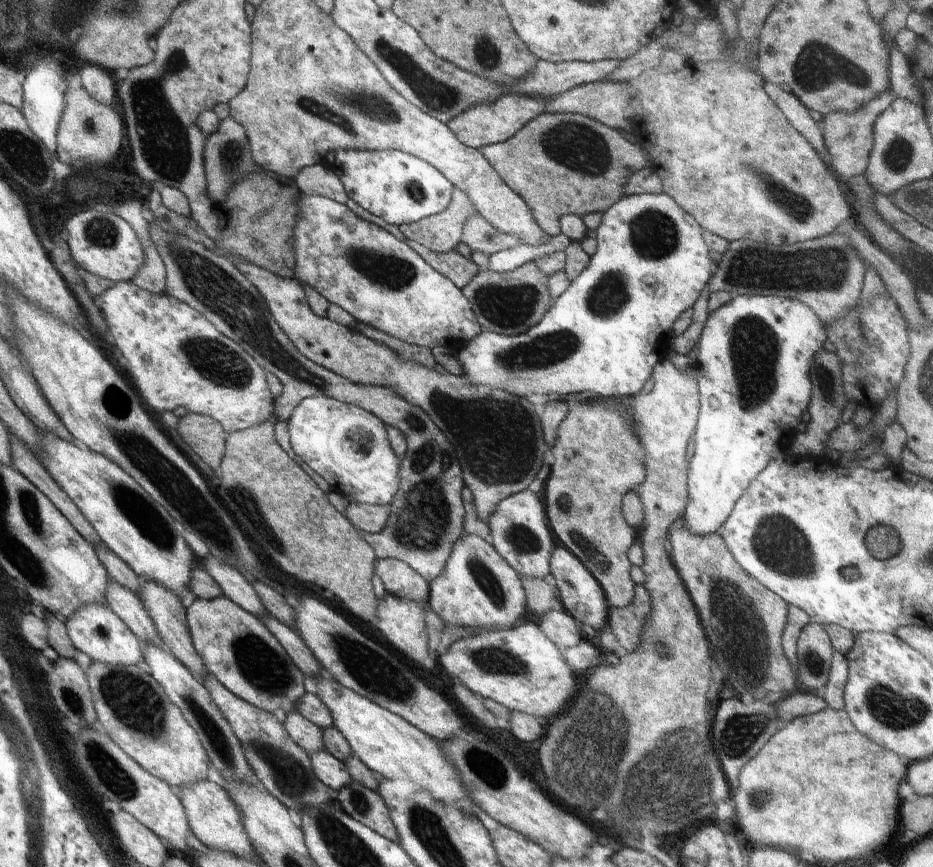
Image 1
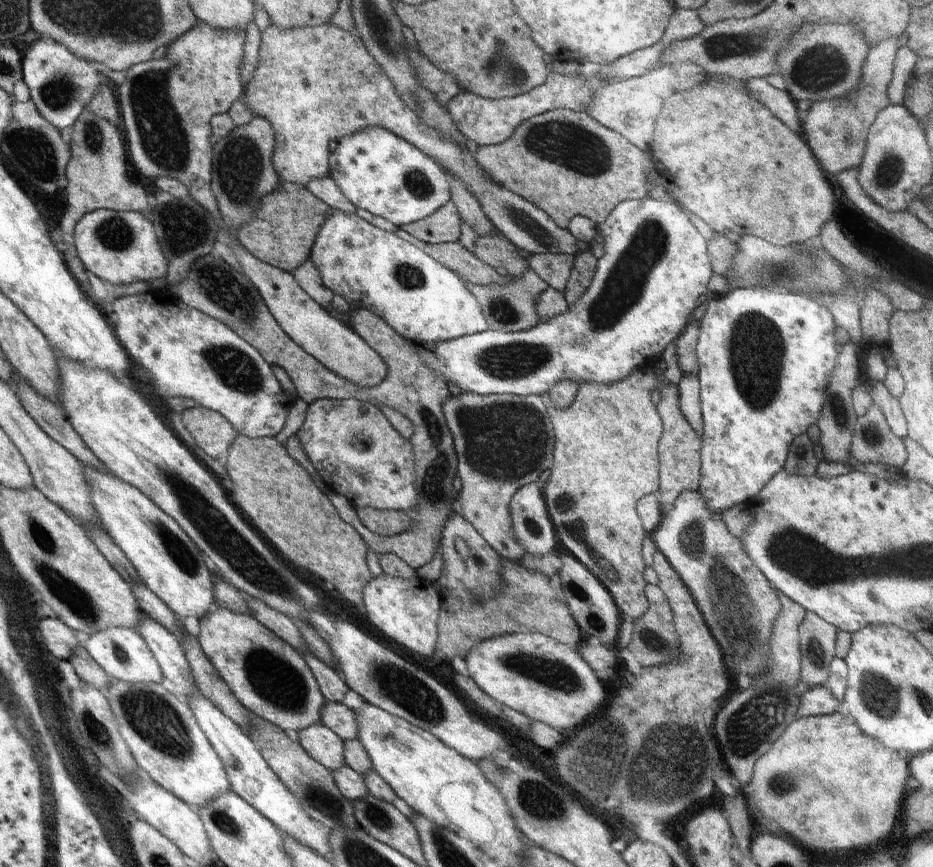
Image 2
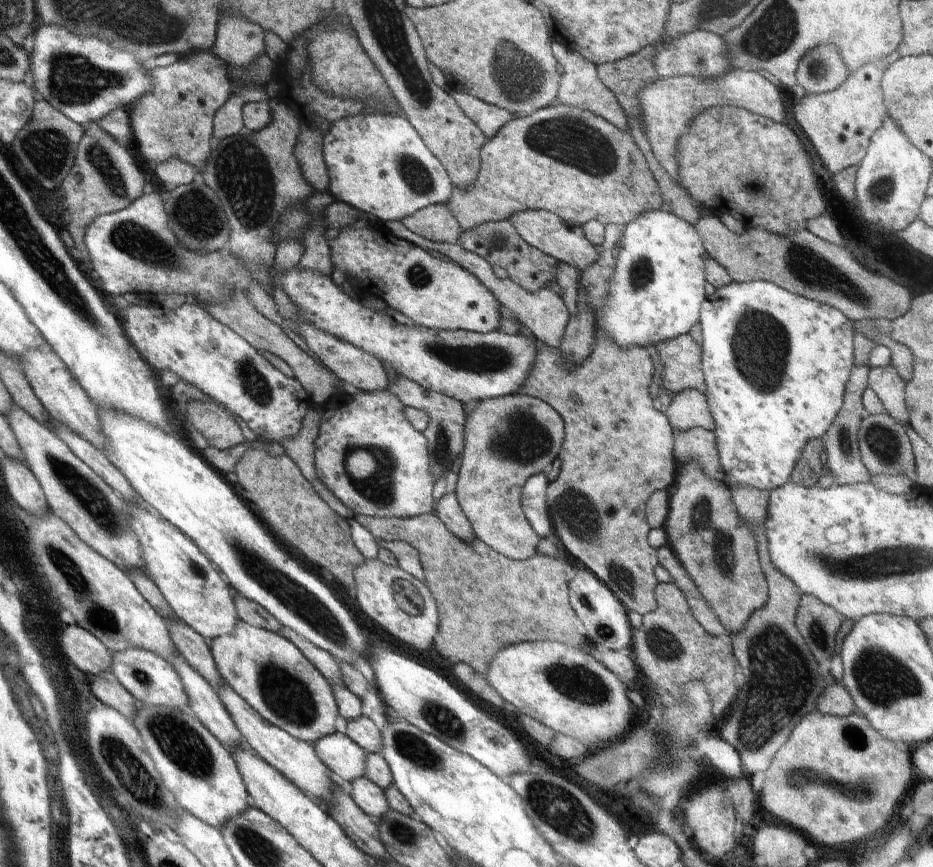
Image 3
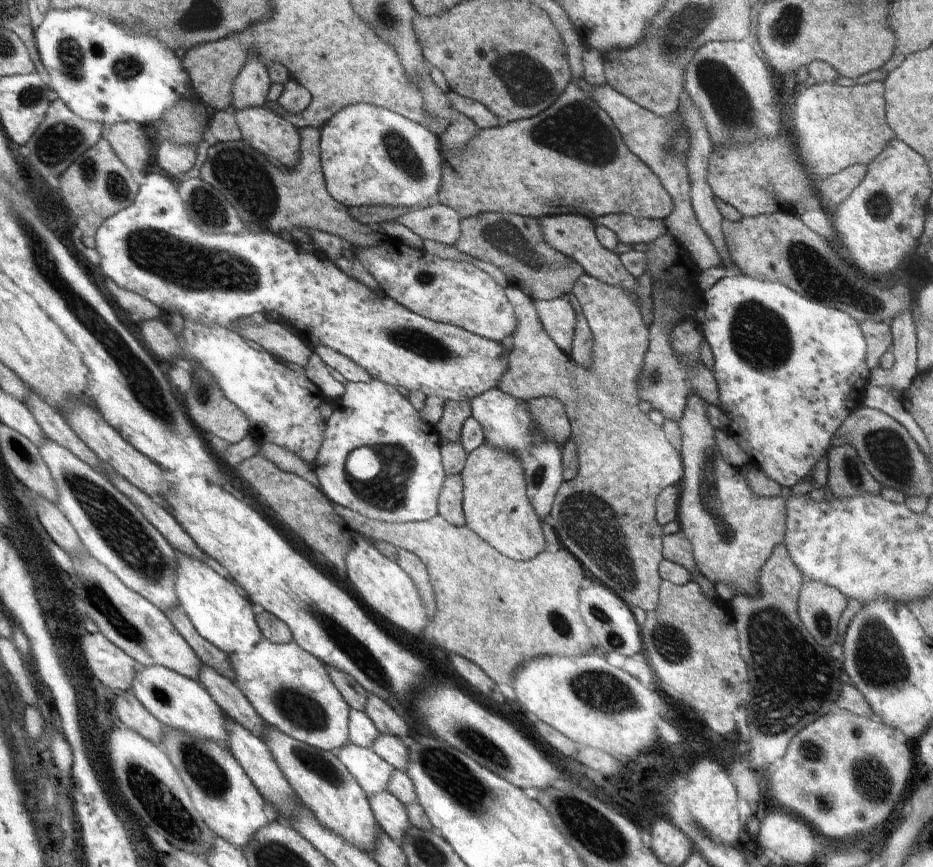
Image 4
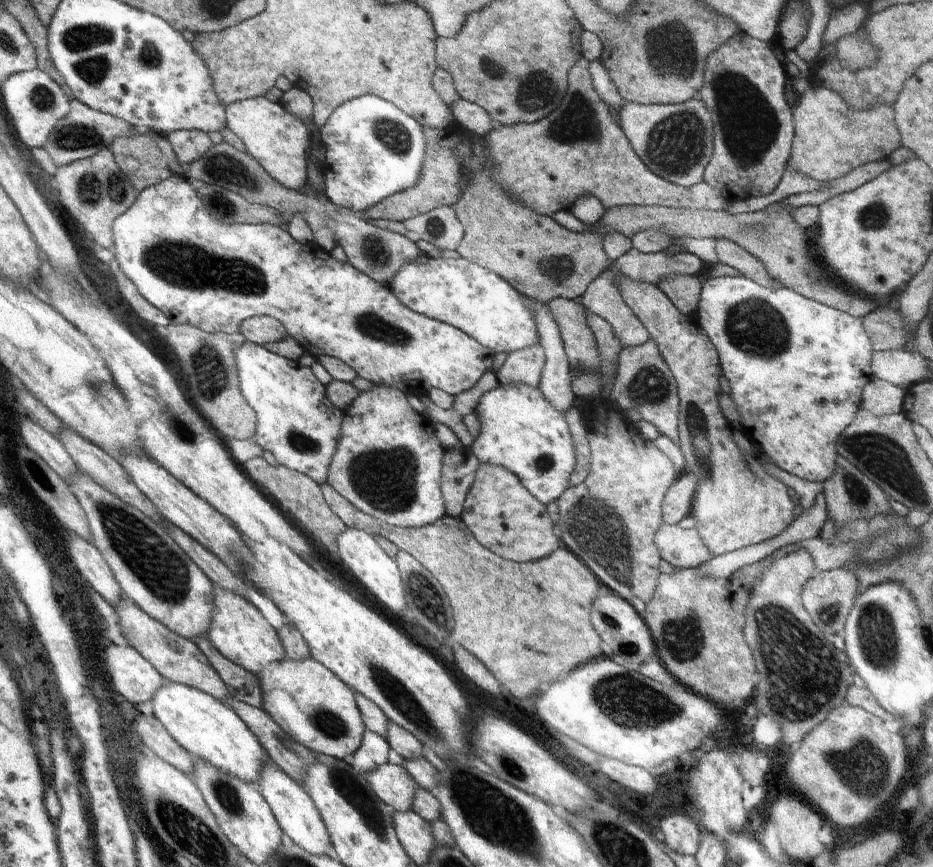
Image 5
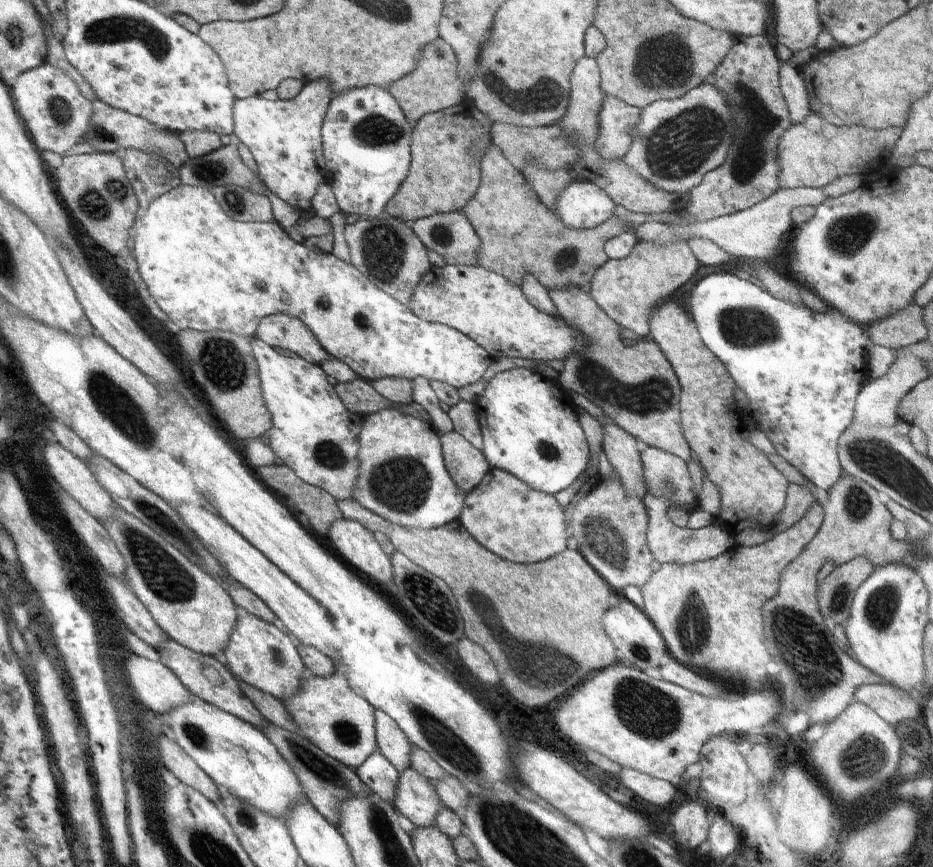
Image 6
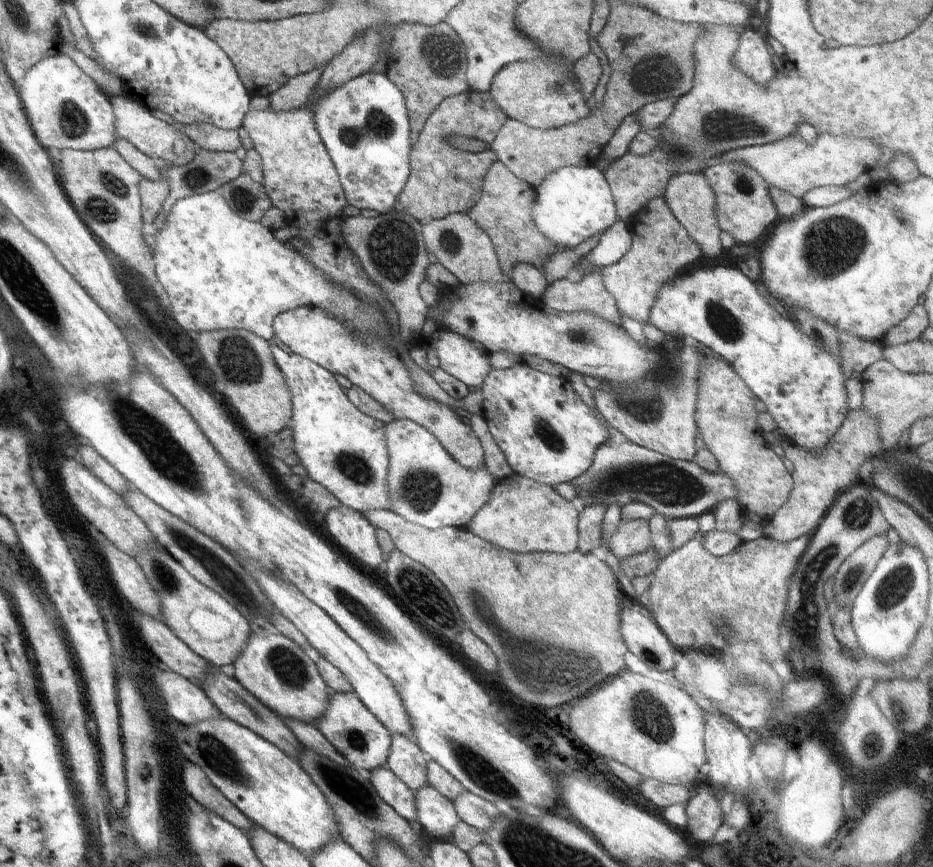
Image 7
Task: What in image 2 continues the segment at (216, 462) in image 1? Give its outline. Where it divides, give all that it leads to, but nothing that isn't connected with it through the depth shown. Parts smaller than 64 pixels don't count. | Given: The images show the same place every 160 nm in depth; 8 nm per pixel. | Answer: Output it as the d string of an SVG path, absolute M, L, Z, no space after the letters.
M202 405L184 410L181 417L191 442L224 465L229 448L239 435L230 422L219 412Z

